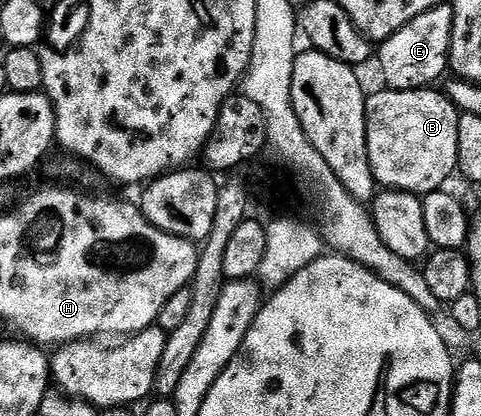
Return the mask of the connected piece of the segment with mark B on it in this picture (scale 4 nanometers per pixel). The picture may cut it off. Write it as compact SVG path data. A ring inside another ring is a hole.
M434 87L421 89L383 88L383 93L371 92L366 99L366 130L368 131L368 159L379 186L403 189L425 195L441 189L458 168L458 123L460 110L445 92Z

